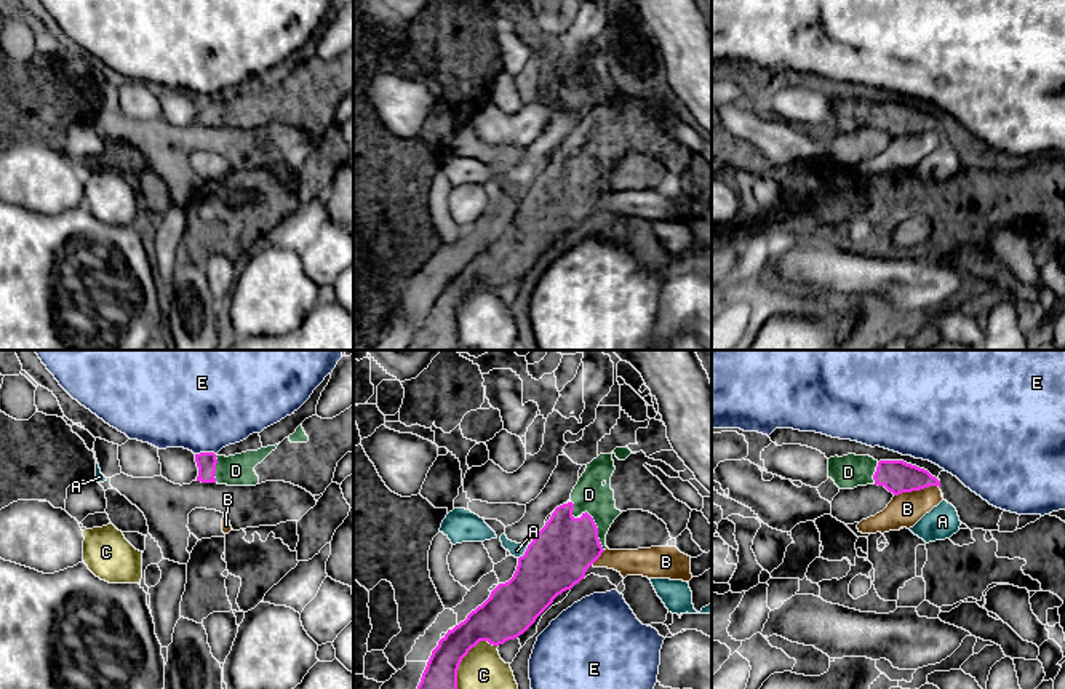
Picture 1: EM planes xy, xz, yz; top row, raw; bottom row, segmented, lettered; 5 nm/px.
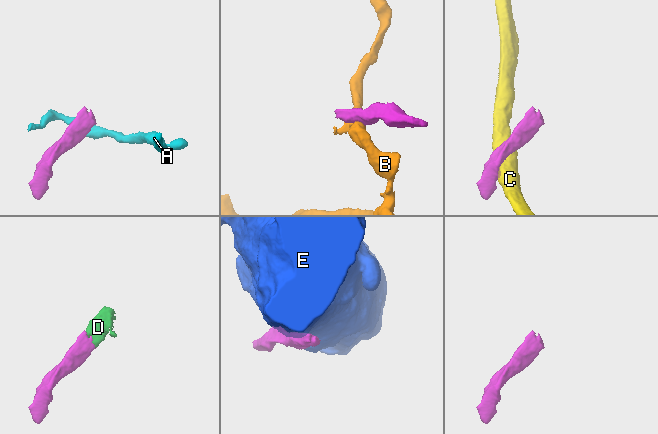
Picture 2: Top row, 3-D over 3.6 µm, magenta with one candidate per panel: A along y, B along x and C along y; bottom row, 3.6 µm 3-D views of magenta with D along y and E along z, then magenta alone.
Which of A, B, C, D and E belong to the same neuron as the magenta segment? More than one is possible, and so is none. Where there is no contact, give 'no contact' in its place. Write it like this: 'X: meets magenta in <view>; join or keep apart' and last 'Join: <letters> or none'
A: meets magenta in xz; keep apart
B: meets magenta in yz; keep apart
C: meets magenta in xz; keep apart
D: meets magenta in xz; join
E: meets magenta in xy; keep apart
Join: D

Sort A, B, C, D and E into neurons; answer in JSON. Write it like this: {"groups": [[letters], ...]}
{"groups": [["A"], ["B"], ["C"], ["D"], ["E"]]}

